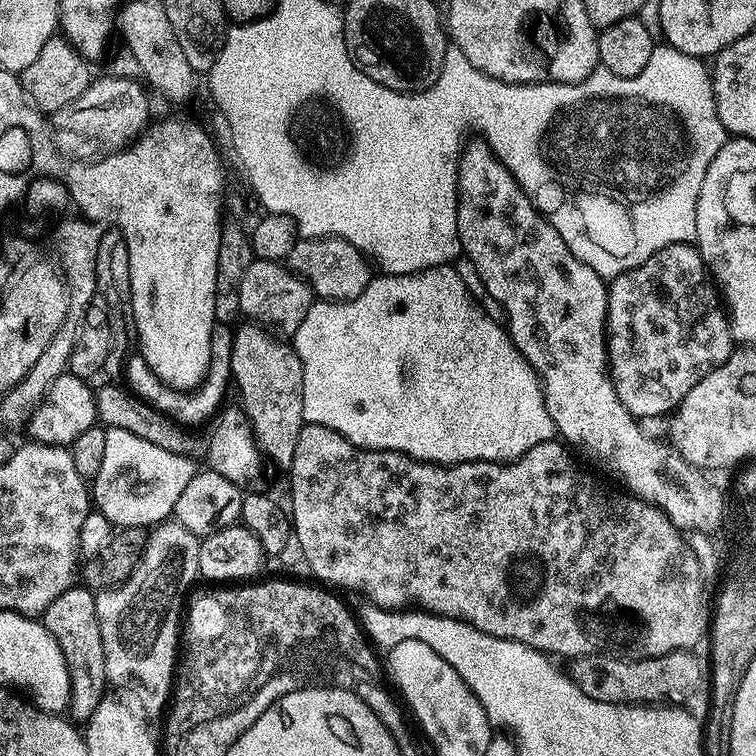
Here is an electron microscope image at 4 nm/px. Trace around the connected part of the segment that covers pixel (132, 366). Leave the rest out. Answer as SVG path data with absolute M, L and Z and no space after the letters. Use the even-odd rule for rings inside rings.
M217 323L216 327L212 329L210 366L206 370L199 388L195 390L175 388L166 382L162 382L162 378L158 378L158 374L154 374L154 370L150 370L150 366L146 366L146 362L139 358L132 358L127 361L124 365L123 379L135 396L139 396L140 399L145 400L150 407L157 408L159 412L165 412L170 419L175 420L181 426L192 426L188 424L196 424L199 420L206 419L207 416L213 415L212 417L215 417L218 409L225 403L225 401L223 402L224 395L227 394L228 388L230 392L230 385L233 383L233 335L233 329L227 324Z

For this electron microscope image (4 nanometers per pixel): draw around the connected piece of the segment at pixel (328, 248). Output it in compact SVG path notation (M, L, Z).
M300 238L288 254L286 268L303 280L321 301L343 302L358 298L374 275L363 259L367 260L353 244L339 238Z

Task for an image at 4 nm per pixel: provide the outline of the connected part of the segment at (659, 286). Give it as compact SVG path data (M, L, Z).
M691 243L666 246L654 253L644 264L640 264L637 268L632 268L629 272L623 272L621 276L615 277L607 285L607 290L608 367L622 406L626 406L629 414L637 418L646 415L668 416L675 413L676 409L680 407L682 398L686 398L686 394L690 394L690 390L694 390L694 386L698 386L698 382L702 382L702 378L706 378L706 374L710 374L710 370L722 366L722 362L726 362L726 358L734 350L732 332L728 328L728 318L725 309L722 307L721 297L718 295L715 283L710 279L708 269L704 266L704 259L700 256L699 248L693 246Z

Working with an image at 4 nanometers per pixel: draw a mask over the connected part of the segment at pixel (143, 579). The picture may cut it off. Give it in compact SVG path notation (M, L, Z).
M169 518L147 533L140 559L126 583L95 593L108 683L129 688L152 708L163 709L170 700L178 667L182 609L189 595L188 587L198 580L200 570L200 541L201 537L190 534L186 526Z

